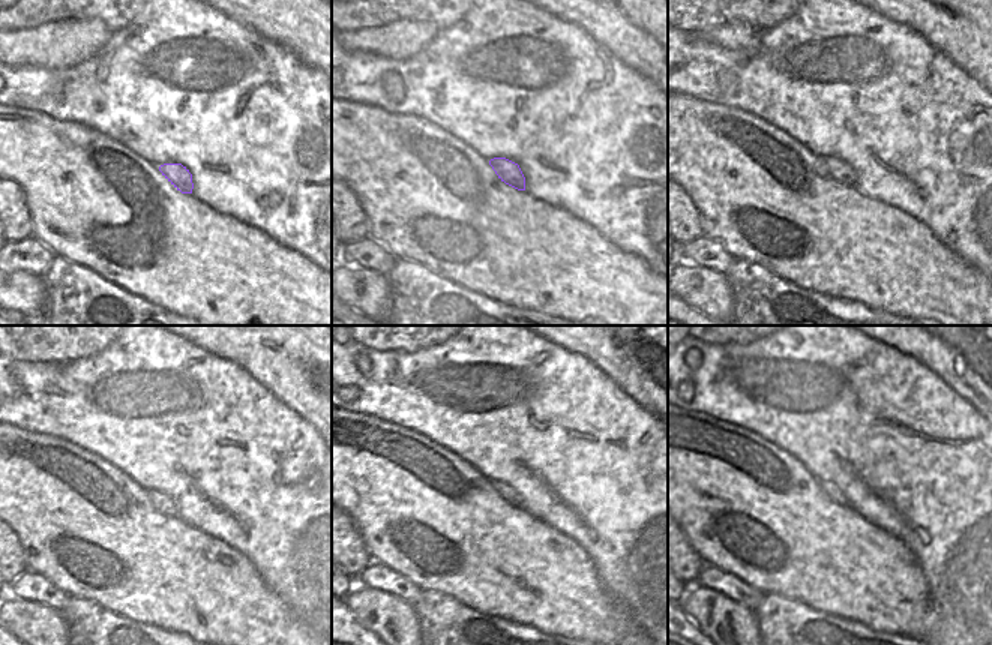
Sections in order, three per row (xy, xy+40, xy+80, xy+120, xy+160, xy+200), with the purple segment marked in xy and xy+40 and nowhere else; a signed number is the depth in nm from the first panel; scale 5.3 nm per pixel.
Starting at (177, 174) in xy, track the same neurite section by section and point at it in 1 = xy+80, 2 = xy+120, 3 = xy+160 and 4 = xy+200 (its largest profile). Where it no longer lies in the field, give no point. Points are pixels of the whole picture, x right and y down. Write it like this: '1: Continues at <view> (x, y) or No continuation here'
1: Continues at xy+80 (839, 170)
2: Continues at xy+120 (162, 503)
3: Continues at xy+160 (503, 491)
4: Continues at xy+200 (829, 488)

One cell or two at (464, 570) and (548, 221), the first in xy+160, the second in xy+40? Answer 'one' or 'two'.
one

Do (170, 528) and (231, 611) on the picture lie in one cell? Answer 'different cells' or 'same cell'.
same cell

